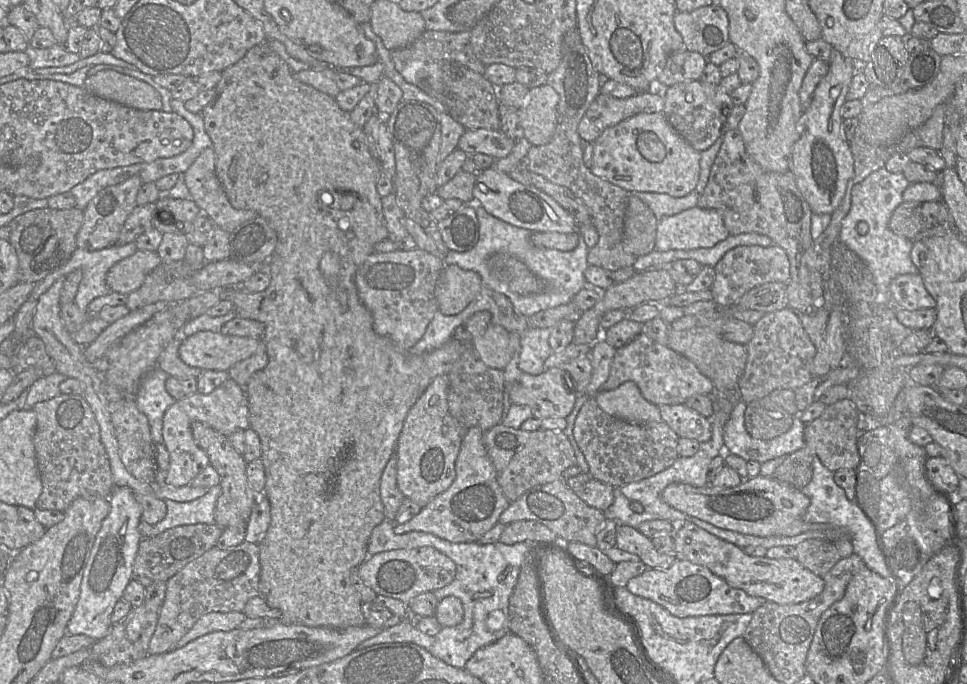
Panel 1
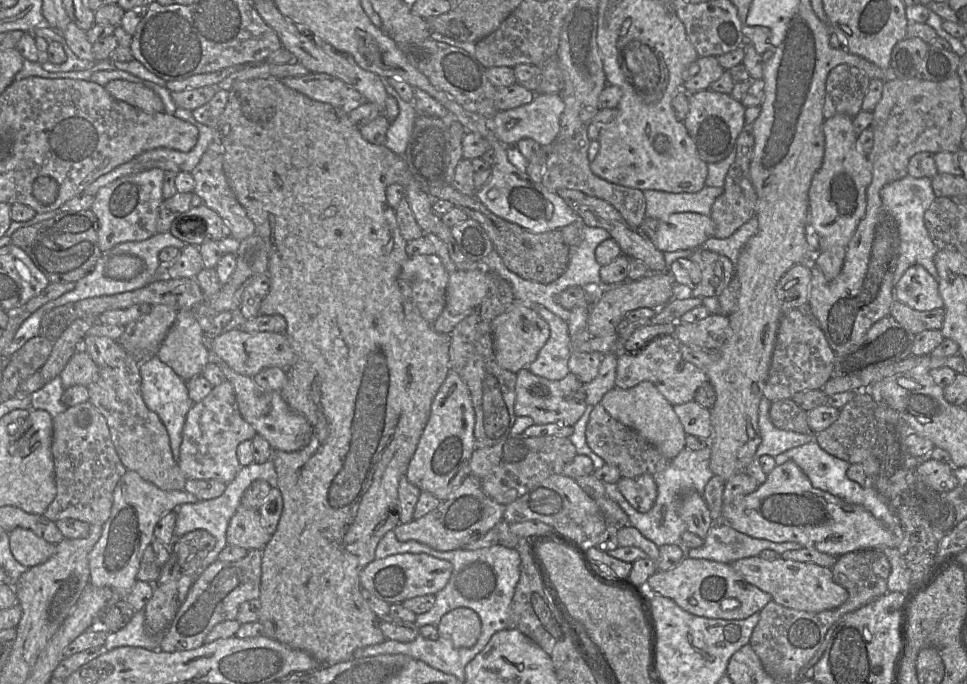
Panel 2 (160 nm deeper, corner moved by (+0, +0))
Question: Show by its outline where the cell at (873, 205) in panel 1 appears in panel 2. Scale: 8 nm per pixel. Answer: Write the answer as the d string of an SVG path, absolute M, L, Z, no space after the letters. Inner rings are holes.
M908 174L902 179L885 185L880 191L880 197L885 212L894 220L898 232L898 256L894 283L898 282L907 268L916 264L923 266L938 282L934 256L939 249L931 240L924 222L925 211L936 198L931 178L914 178Z

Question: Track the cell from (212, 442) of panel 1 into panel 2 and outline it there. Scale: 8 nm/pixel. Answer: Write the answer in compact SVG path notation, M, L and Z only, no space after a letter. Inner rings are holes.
M240 505L229 522L226 531L227 543L240 546L247 551L262 550L270 538L271 535L260 523L259 512Z

